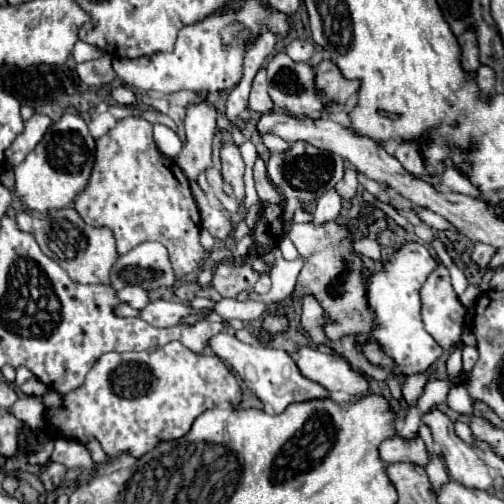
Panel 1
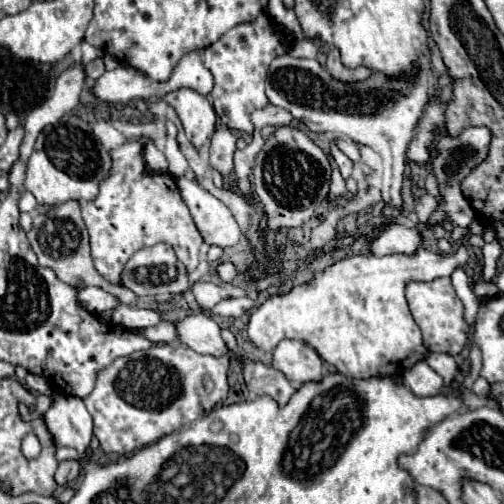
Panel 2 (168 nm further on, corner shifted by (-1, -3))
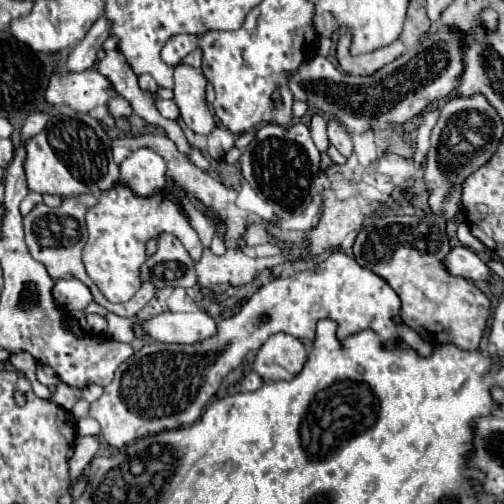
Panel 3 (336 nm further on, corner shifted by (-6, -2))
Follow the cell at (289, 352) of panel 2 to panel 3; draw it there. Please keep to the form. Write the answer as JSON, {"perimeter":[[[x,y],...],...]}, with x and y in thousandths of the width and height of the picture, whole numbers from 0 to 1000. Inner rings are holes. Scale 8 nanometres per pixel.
{"perimeter":[[[542,663],[506,702],[502,734],[526,754],[577,754],[609,714],[605,687],[573,663]]]}

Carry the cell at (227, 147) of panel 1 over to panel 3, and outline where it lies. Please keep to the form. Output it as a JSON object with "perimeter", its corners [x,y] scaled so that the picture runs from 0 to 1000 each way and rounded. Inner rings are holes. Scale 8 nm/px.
{"perimeter":[[[427,250],[411,270],[411,302],[427,317],[438,317],[462,294],[462,286],[466,286],[466,266],[458,266],[442,250]]]}

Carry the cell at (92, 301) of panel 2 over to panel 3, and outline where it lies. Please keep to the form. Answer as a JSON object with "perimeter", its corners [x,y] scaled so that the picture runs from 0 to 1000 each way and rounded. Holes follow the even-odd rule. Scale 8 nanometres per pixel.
{"perimeter":[[[149,552],[109,556],[105,583],[109,583],[109,599],[117,599],[117,607],[125,607],[129,615],[165,619],[165,611],[185,599],[177,571]]]}

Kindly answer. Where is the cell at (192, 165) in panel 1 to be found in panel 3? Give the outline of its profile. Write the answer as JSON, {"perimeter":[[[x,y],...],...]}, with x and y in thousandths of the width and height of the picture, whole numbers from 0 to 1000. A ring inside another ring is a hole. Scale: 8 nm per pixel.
{"perimeter":[[[375,127],[347,131],[347,206],[367,246],[391,266],[415,266],[427,254],[427,226],[407,202],[411,155]]]}

